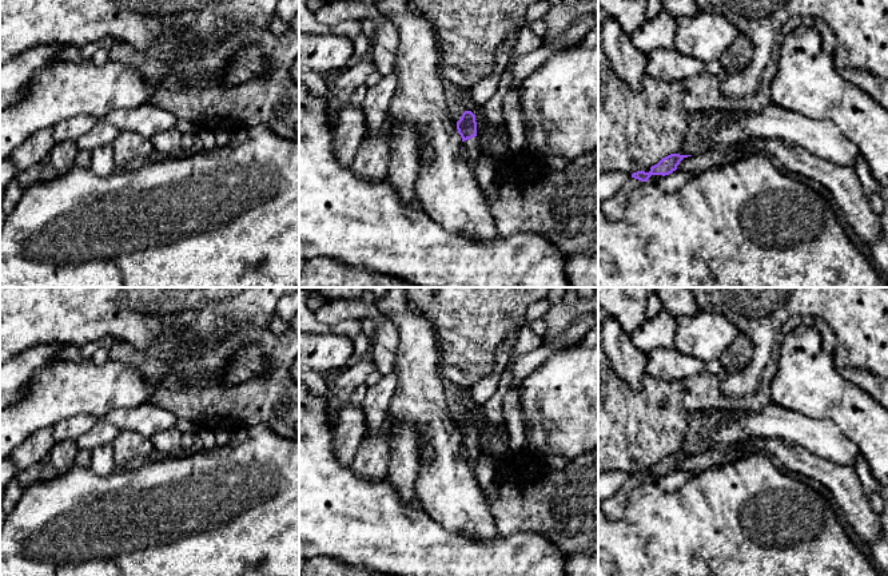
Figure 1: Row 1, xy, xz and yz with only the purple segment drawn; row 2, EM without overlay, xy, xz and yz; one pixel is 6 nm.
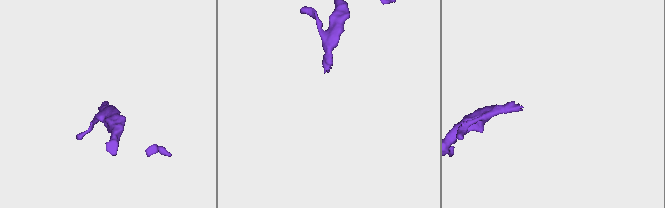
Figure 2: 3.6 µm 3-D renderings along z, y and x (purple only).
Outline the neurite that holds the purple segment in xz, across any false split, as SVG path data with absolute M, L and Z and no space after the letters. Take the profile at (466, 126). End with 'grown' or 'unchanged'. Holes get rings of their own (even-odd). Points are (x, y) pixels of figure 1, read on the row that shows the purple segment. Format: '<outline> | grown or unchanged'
M465 111L457 122L458 134L462 138L462 158L469 163L474 175L477 174L478 159L482 154L479 139L477 136L475 115L471 111Z | grown

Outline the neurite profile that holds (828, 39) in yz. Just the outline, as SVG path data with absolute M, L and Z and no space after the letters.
M813 19L813 28L820 33L823 49L828 55L835 55L836 36L831 27L821 19Z

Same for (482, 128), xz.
M477 115L475 122L477 122L477 136L479 139L481 151L482 154L486 154L486 148L487 148L486 138L489 134L489 126L486 118L483 115Z

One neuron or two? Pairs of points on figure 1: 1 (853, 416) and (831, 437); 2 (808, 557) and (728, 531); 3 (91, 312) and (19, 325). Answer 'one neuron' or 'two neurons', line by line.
1: two neurons
2: one neuron
3: one neuron

